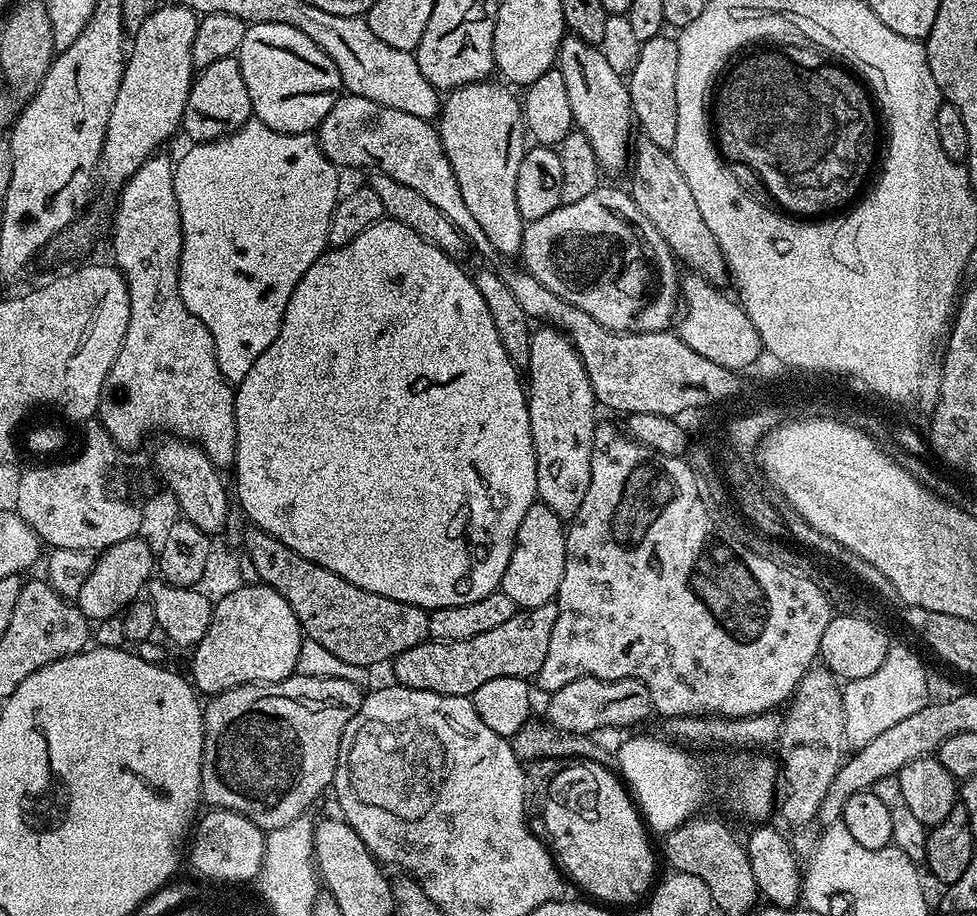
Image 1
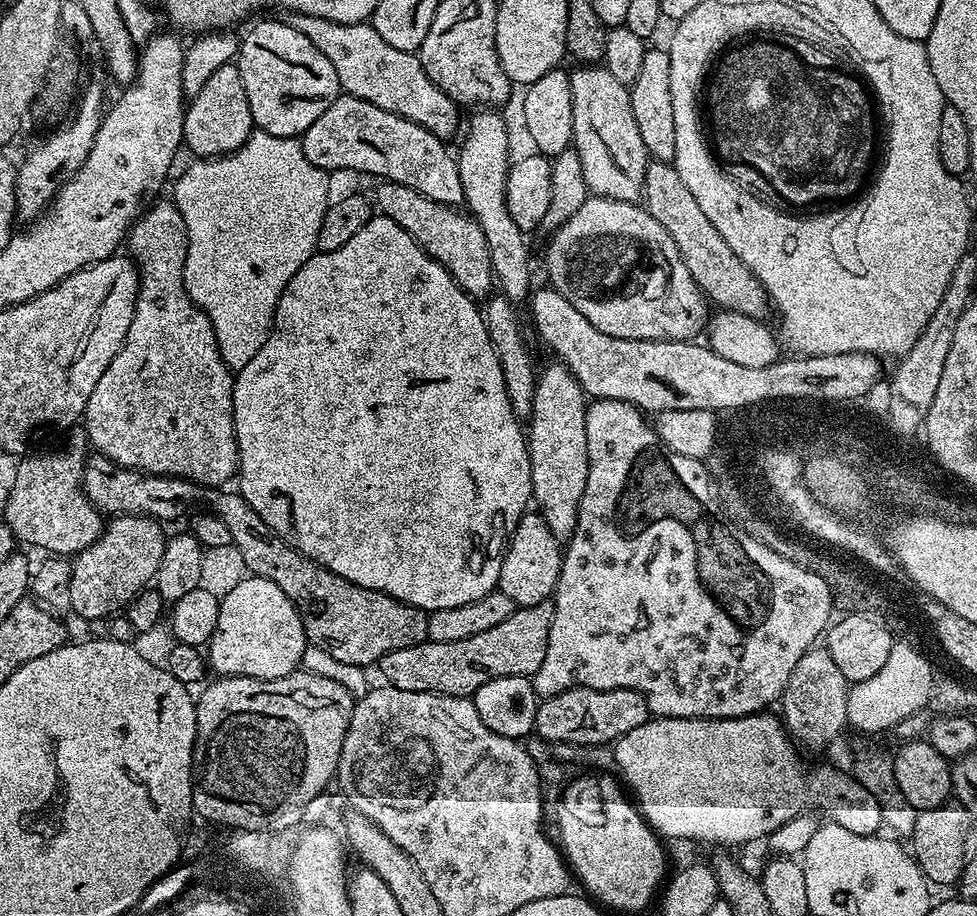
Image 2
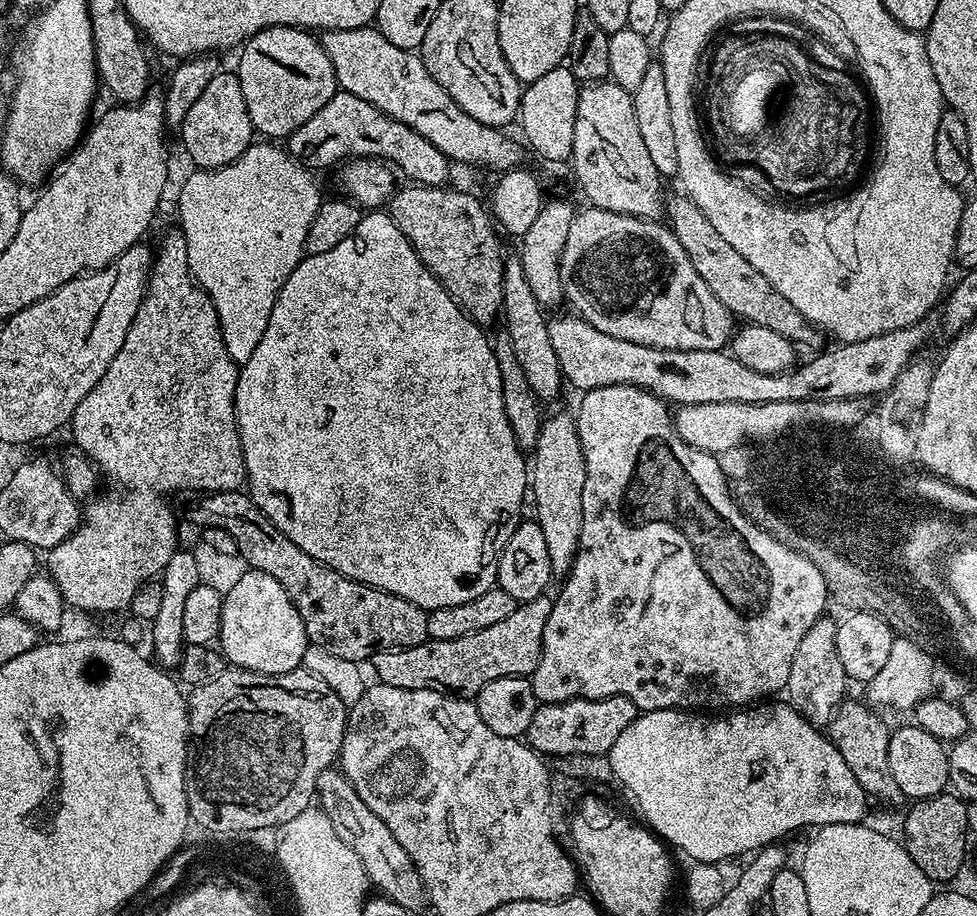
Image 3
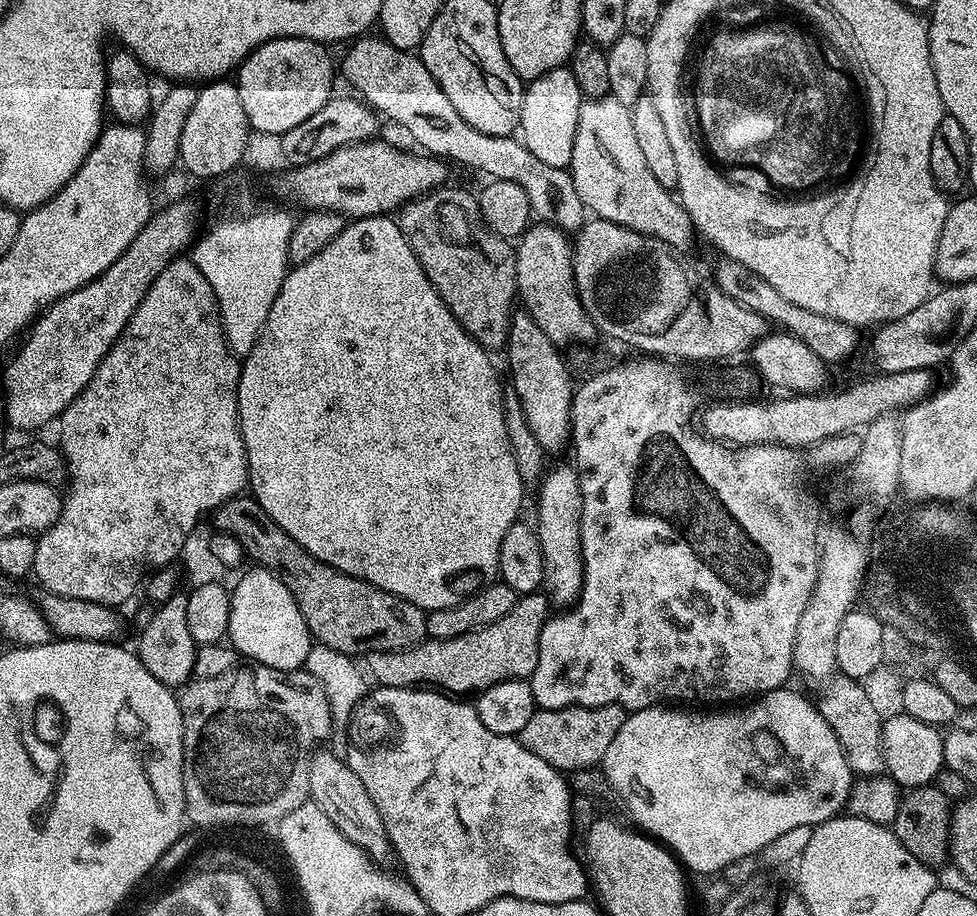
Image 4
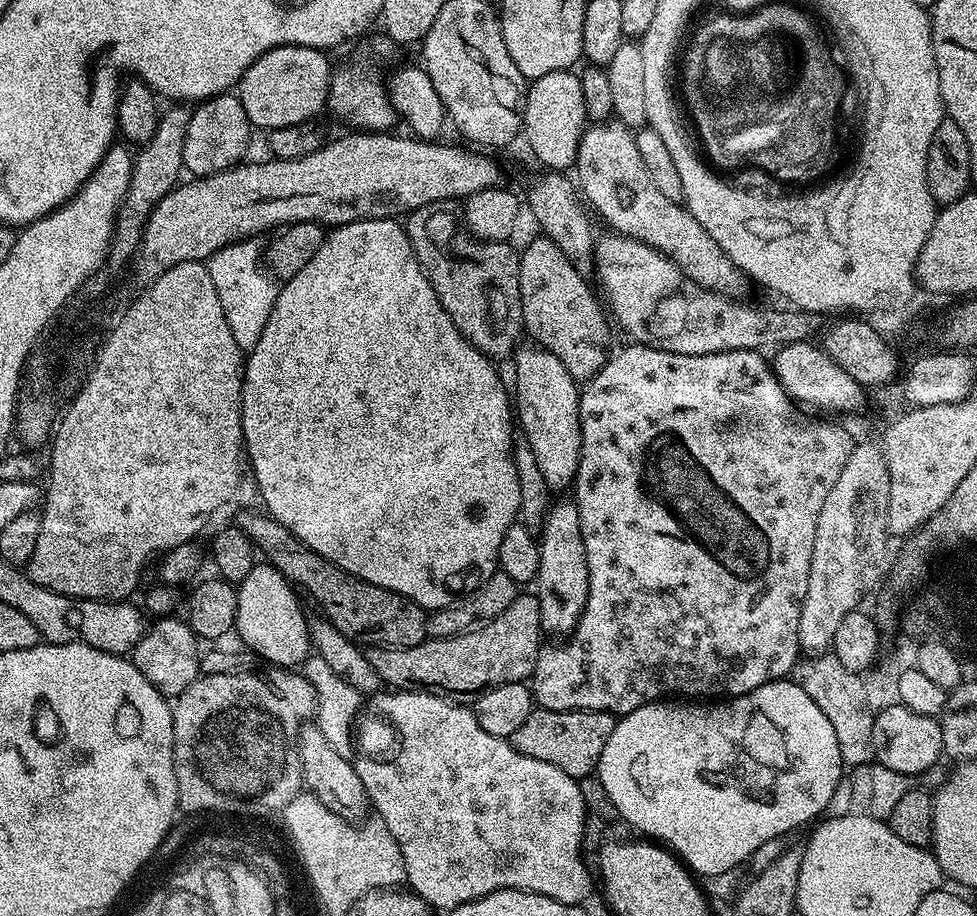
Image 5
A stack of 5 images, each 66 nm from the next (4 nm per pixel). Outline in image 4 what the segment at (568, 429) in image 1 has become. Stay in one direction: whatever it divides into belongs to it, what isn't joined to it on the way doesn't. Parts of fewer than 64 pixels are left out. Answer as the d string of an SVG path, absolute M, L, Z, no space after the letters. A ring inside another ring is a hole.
M571 463L549 467L538 489L536 500L536 520L534 527L538 542L542 542L544 559L543 591L553 609L564 610L575 605L580 599L584 581L582 562L582 490L580 474Z

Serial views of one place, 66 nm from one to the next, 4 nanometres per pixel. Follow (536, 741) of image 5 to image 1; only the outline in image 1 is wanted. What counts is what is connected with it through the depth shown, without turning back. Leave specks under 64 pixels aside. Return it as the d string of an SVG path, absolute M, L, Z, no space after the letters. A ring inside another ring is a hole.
M574 678L574 682L562 686L562 690L551 693L547 700L548 723L558 726L558 730L570 730L570 734L583 736L600 734L603 728L628 728L631 724L640 724L654 712L650 690L638 678Z

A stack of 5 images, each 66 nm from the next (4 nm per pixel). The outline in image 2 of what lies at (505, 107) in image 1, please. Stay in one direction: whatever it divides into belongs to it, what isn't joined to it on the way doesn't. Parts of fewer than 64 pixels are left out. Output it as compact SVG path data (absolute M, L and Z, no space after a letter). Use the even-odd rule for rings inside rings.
M480 110L472 121L467 121L468 137L458 151L456 165L462 178L464 204L467 211L482 226L486 246L492 259L492 275L499 291L513 304L523 305L533 291L532 252L528 249L529 237L510 218L506 208L506 178L510 167L508 160L508 128L496 110Z

